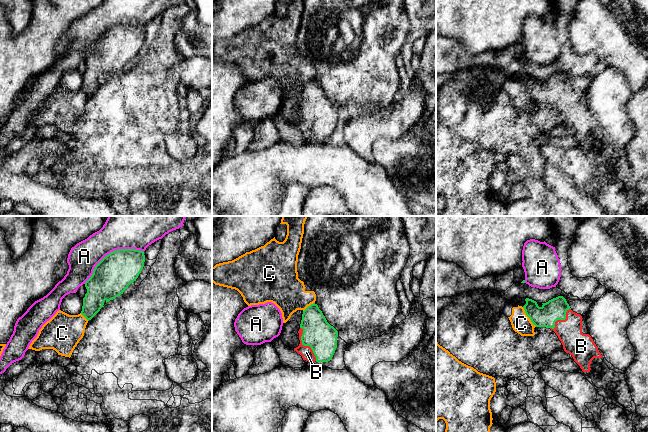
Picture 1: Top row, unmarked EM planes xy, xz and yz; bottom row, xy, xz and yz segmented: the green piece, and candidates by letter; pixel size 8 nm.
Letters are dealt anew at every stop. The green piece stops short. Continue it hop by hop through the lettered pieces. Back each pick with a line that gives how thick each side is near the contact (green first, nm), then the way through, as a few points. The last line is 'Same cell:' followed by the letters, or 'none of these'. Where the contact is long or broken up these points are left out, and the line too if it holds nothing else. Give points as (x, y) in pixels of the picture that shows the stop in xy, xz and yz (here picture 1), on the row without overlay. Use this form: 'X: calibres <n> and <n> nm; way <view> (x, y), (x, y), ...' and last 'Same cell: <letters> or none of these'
B: calibres 240 and 100 nm; way xz (317, 109), (305, 121), (306, 128)
Same cell: B

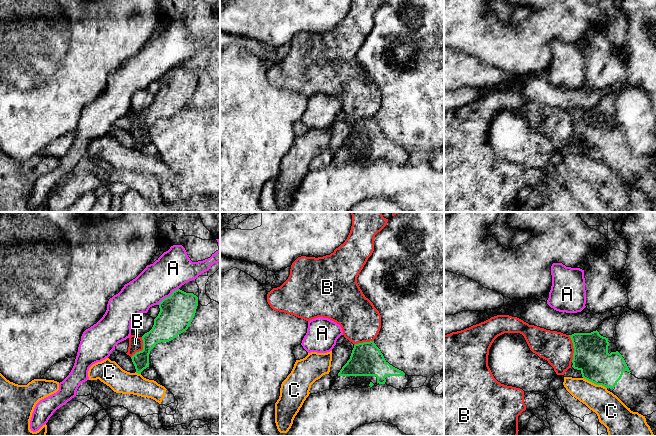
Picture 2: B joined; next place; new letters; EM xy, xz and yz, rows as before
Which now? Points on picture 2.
Same cell: none of these

